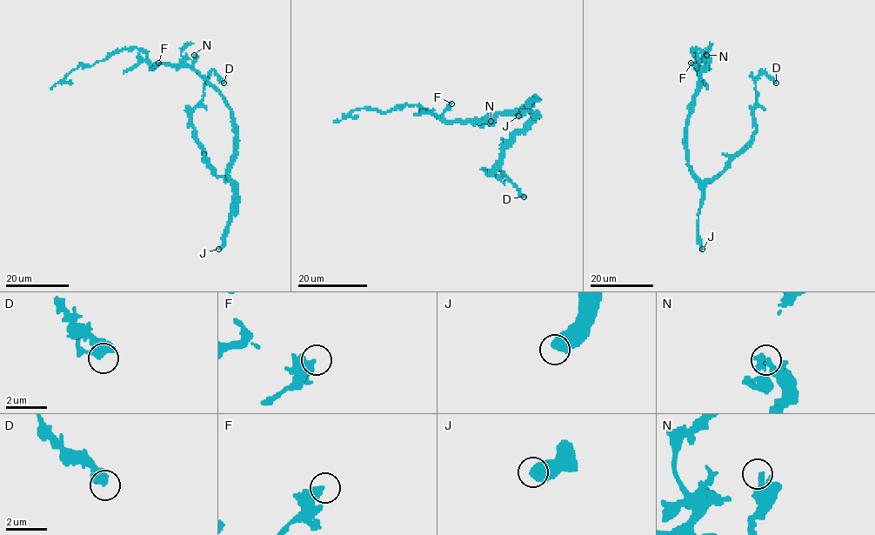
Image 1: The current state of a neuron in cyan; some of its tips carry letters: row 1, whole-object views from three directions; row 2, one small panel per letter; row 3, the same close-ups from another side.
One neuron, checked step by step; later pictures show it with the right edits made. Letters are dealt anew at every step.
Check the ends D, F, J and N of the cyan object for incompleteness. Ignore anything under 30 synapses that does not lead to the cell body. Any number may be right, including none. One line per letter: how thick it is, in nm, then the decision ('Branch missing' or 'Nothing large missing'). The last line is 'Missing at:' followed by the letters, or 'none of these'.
D: Thickness 550 nm. Nothing large missing
F: Thickness 440 nm. Nothing large missing
J: Thickness 650 nm. Nothing large missing
N: Thickness 280 nm. Nothing large missing
Missing at: none of these

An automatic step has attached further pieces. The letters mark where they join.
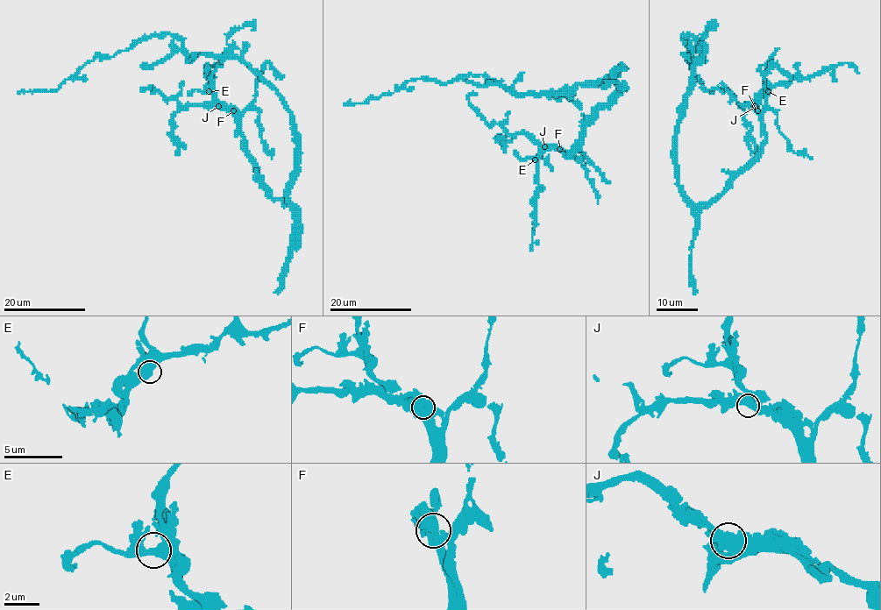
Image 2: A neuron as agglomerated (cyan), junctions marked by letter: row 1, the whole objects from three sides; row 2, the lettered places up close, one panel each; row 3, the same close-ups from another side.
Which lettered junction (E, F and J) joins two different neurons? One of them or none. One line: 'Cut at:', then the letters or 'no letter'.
Cut at: no letter

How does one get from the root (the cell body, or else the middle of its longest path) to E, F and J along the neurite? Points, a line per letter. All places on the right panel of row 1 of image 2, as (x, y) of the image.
E: (678, 134), (674, 167), (679, 189), (696, 204), (706, 204), (759, 152), (765, 129), (757, 103), (767, 91)
F: (678, 134), (674, 167), (679, 189), (696, 204), (706, 204), (759, 152), (765, 129), (757, 110)
J: (678, 134), (674, 167), (679, 189), (696, 204), (706, 204), (759, 152), (765, 139), (764, 124), (755, 106)

